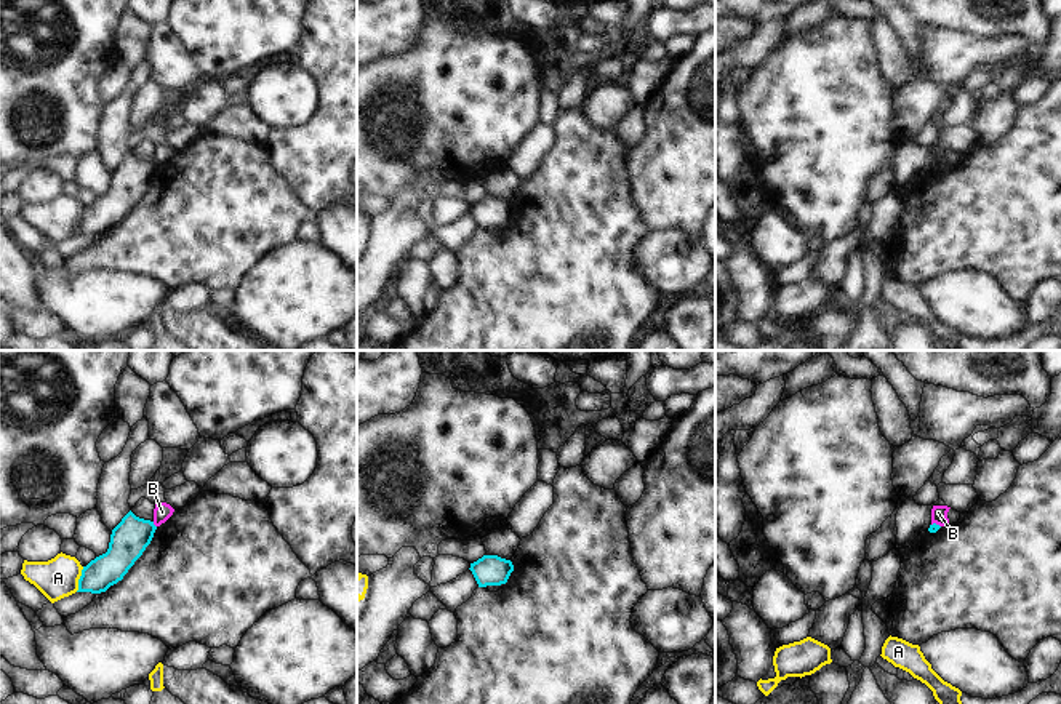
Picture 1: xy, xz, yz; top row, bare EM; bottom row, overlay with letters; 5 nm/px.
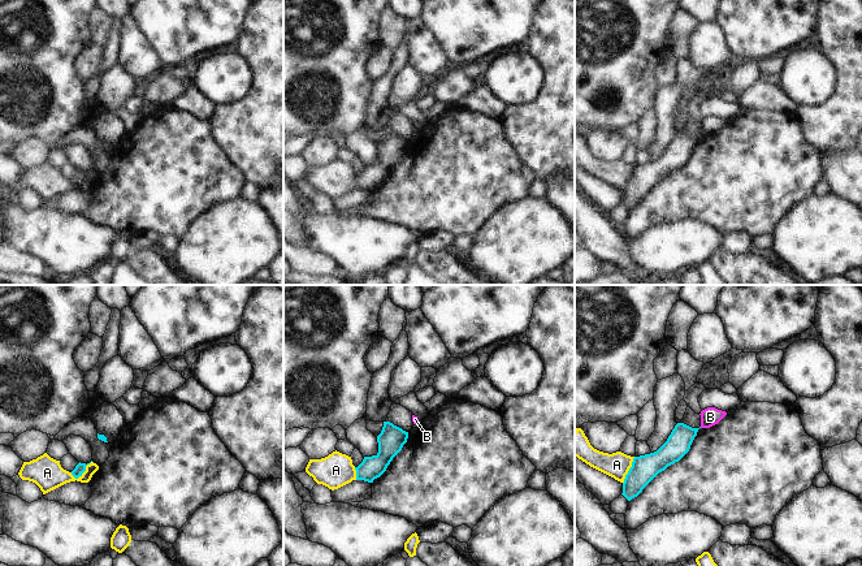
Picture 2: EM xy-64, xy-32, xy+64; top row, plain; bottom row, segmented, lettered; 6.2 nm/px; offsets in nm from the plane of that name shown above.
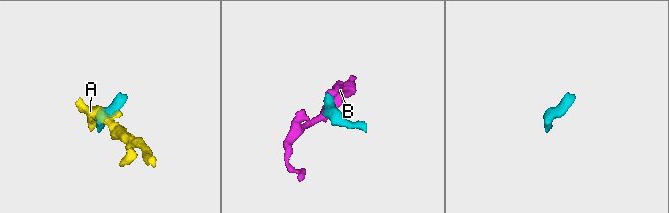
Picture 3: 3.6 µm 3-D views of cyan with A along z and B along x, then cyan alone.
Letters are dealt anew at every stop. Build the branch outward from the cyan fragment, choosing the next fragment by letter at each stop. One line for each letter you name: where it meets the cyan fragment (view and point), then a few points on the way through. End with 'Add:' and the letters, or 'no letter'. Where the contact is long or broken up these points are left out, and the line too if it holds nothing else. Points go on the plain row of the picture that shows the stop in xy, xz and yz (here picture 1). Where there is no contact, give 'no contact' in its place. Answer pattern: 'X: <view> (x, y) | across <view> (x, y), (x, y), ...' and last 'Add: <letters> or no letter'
Add: no letter

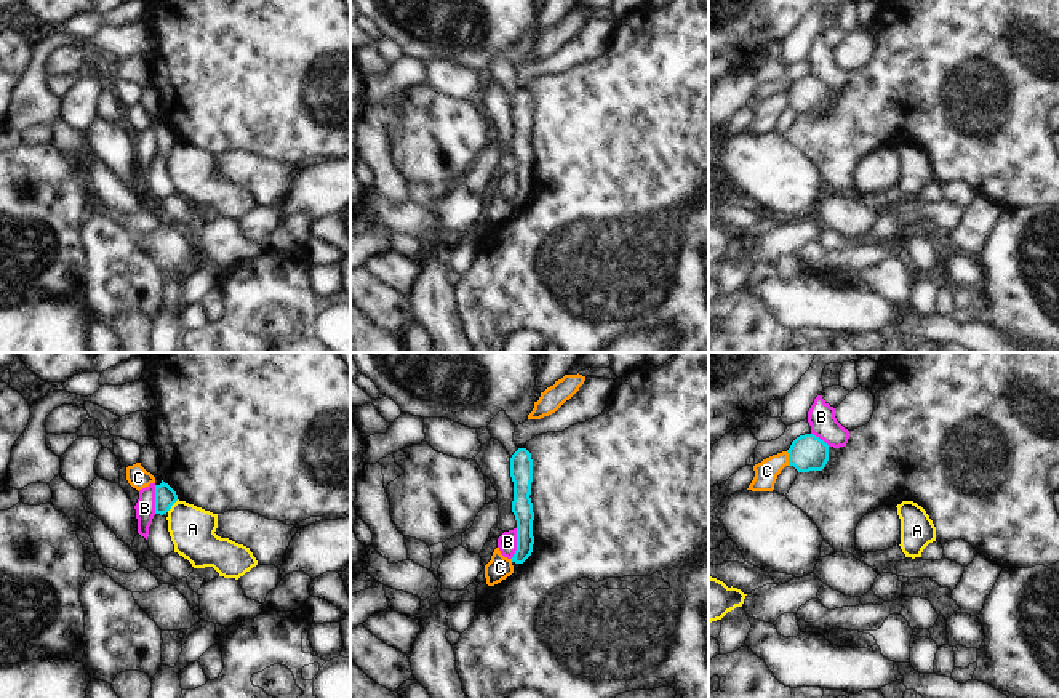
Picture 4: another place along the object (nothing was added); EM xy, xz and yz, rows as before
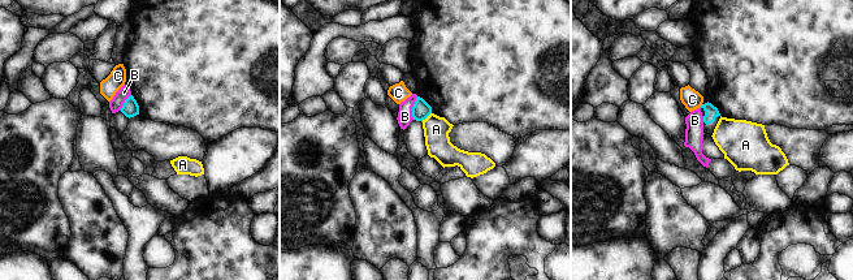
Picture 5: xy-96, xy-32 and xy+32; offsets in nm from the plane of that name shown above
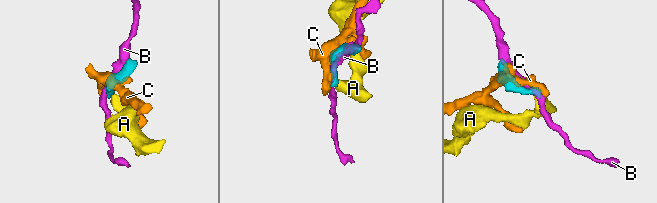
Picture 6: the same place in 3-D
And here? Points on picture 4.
Add: no letter

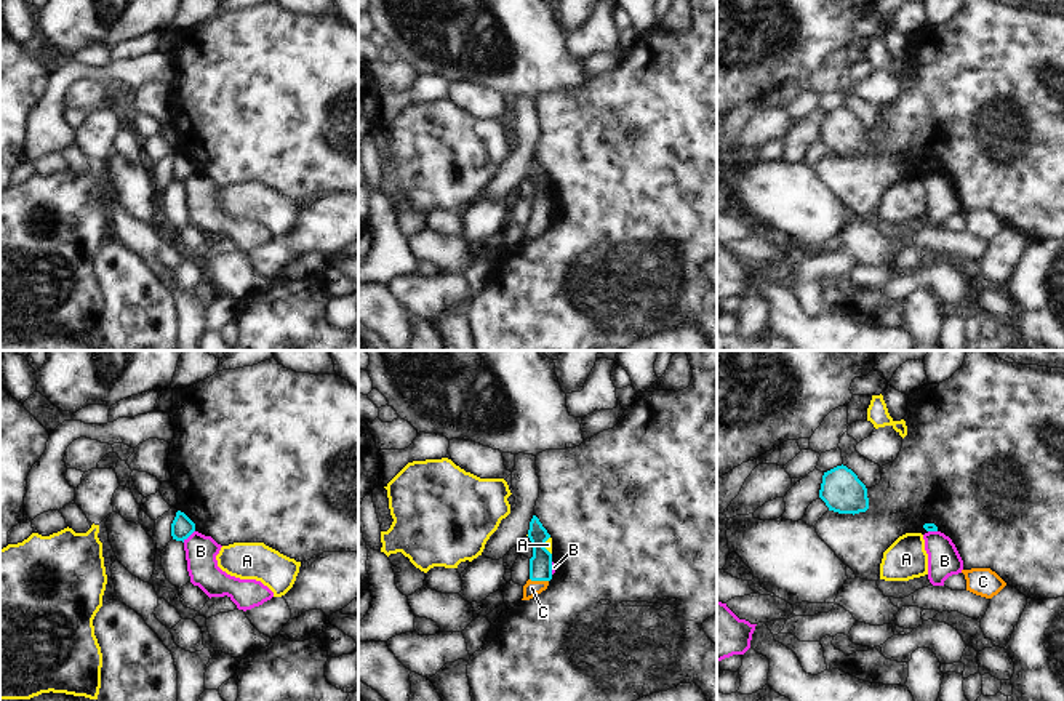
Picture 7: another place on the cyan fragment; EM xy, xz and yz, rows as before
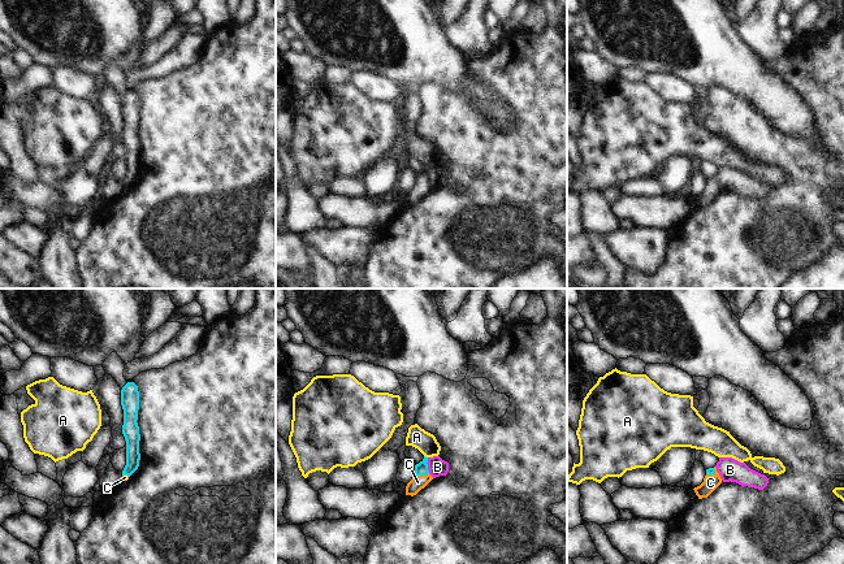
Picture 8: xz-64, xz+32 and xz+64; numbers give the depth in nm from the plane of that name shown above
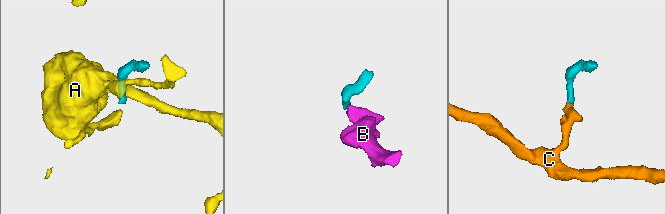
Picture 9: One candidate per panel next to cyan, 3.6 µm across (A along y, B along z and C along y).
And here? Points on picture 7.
C: xz (540, 221) | across xz (541, 204), (540, 221), (532, 229)
Add: C

